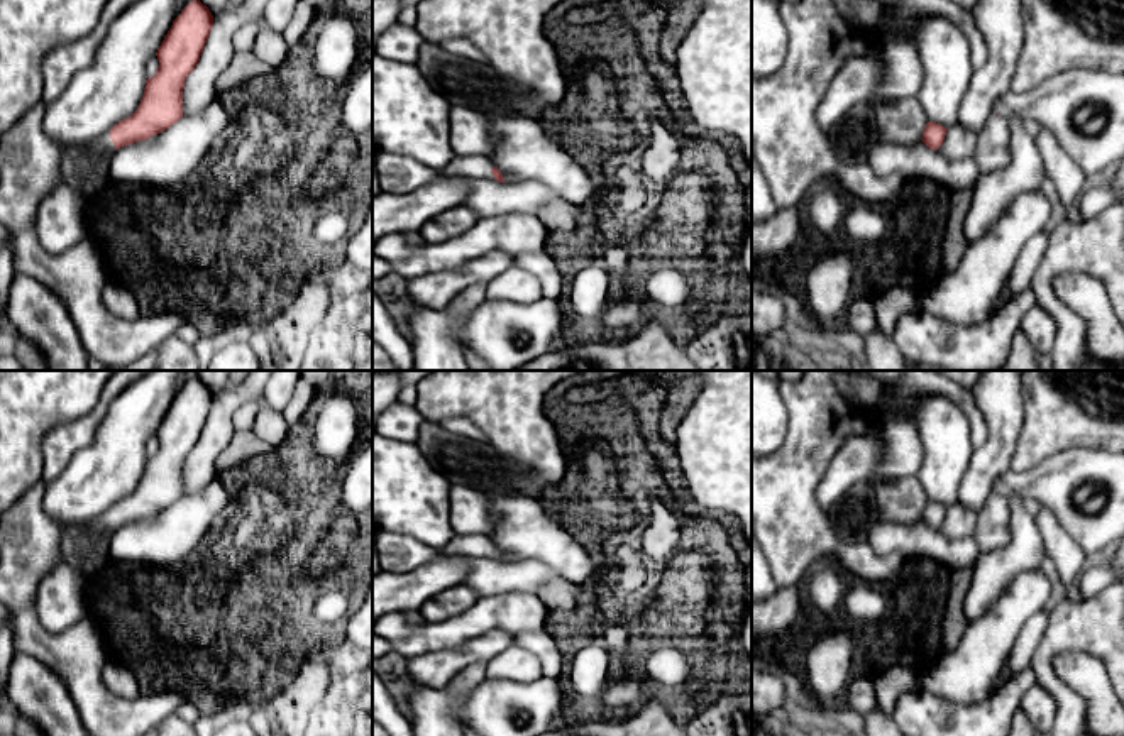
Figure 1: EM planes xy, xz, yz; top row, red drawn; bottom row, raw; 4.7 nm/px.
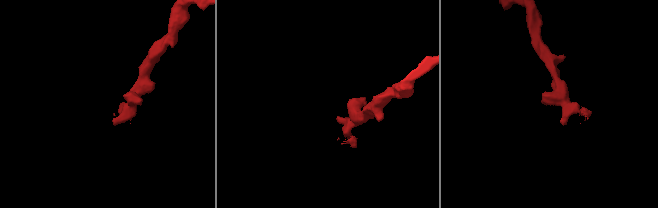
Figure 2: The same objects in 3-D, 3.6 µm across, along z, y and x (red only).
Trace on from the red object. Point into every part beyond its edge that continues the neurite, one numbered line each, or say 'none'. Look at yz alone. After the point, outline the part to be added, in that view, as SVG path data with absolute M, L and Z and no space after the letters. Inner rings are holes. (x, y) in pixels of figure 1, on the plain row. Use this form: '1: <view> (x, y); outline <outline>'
none

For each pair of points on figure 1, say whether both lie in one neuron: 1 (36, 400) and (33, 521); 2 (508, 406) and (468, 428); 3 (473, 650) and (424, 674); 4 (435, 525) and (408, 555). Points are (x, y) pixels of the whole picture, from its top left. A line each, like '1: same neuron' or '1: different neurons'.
1: different neurons
2: different neurons
3: same neuron
4: different neurons

